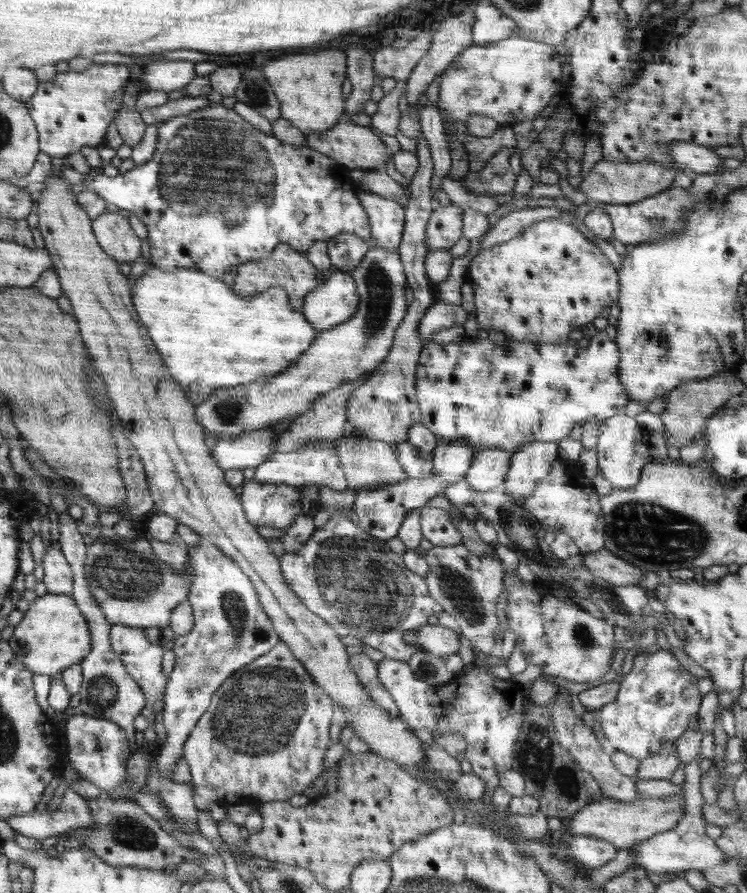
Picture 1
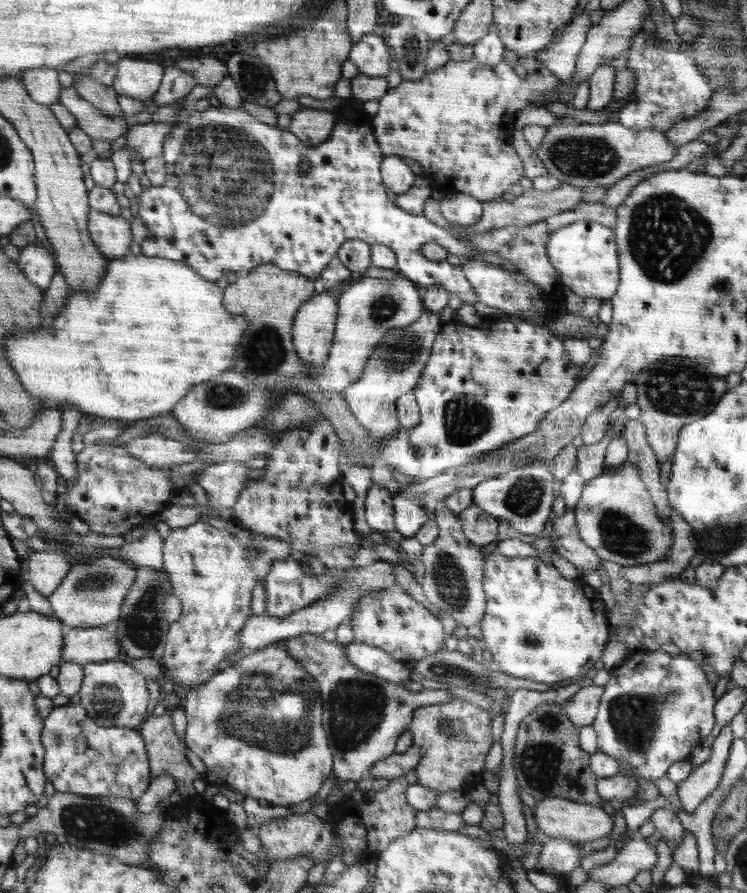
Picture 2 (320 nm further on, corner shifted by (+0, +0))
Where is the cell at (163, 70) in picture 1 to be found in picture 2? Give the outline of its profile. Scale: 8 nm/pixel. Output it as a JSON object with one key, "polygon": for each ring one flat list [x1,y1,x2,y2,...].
{"polygon":[[122,57,117,63,117,80,112,89,118,95,126,95,148,102,158,92,164,67,152,61]]}

